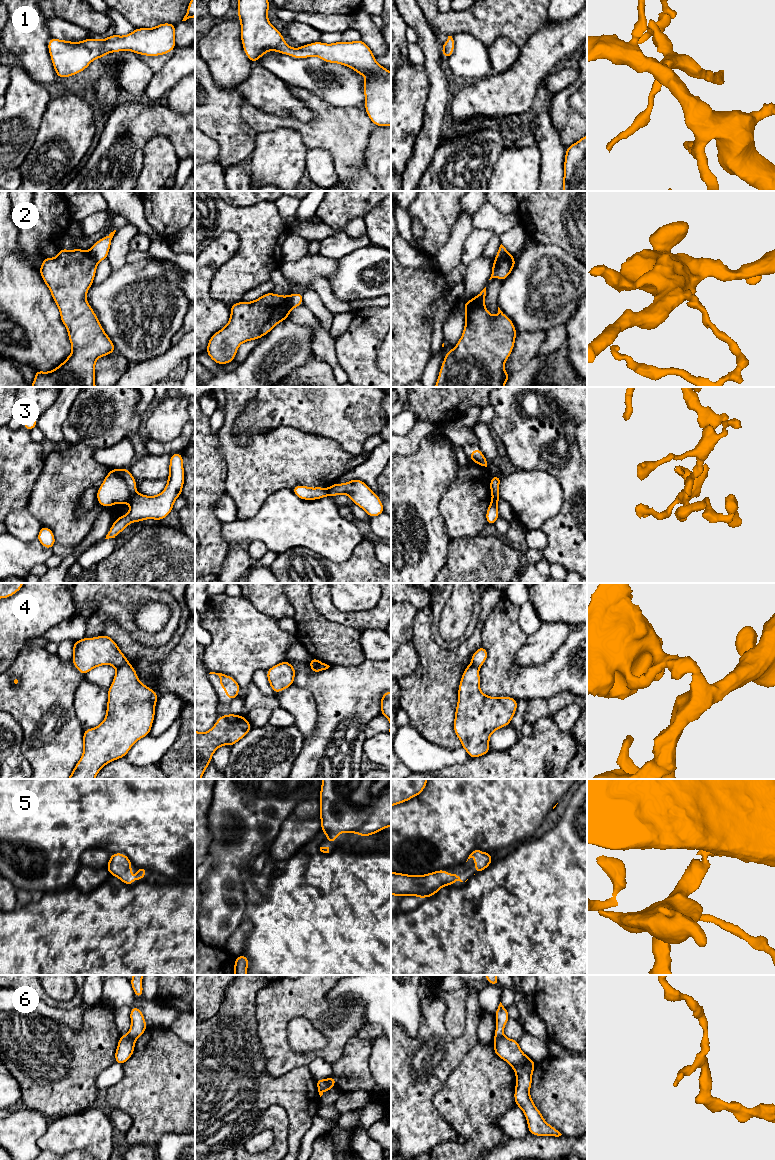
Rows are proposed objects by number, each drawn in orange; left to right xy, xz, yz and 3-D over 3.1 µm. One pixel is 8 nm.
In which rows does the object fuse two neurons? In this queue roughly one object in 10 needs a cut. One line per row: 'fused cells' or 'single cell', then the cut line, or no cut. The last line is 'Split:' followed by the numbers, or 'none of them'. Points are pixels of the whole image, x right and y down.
1: single cell; no cut
2: fused cells; cut in yz along (509, 254), (496, 258)
3: fused cells; cut in xy along (136, 492), (128, 502)
4: fused cells; cut in xy along (128, 663), (116, 668)
5: single cell; no cut
6: fused cells; cut in xz along (327, 1079), (327, 1084), (330, 1088)
Split: 2, 3, 4, 6

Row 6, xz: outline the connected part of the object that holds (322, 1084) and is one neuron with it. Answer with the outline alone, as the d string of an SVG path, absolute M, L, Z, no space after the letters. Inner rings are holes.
M316 1079L316 1085L320 1097L323 1095L324 1092L327 1092L331 1089L328 1085L328 1079Z

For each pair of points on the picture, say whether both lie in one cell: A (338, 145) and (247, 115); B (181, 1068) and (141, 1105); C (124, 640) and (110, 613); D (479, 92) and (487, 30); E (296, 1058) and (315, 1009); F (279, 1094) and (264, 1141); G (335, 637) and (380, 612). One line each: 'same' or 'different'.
A: same
B: same
C: different
D: different
E: same
F: different
G: different

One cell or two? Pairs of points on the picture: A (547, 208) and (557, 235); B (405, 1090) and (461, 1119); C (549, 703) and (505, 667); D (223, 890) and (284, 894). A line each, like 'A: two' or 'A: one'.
A: one
B: two
C: two
D: two

